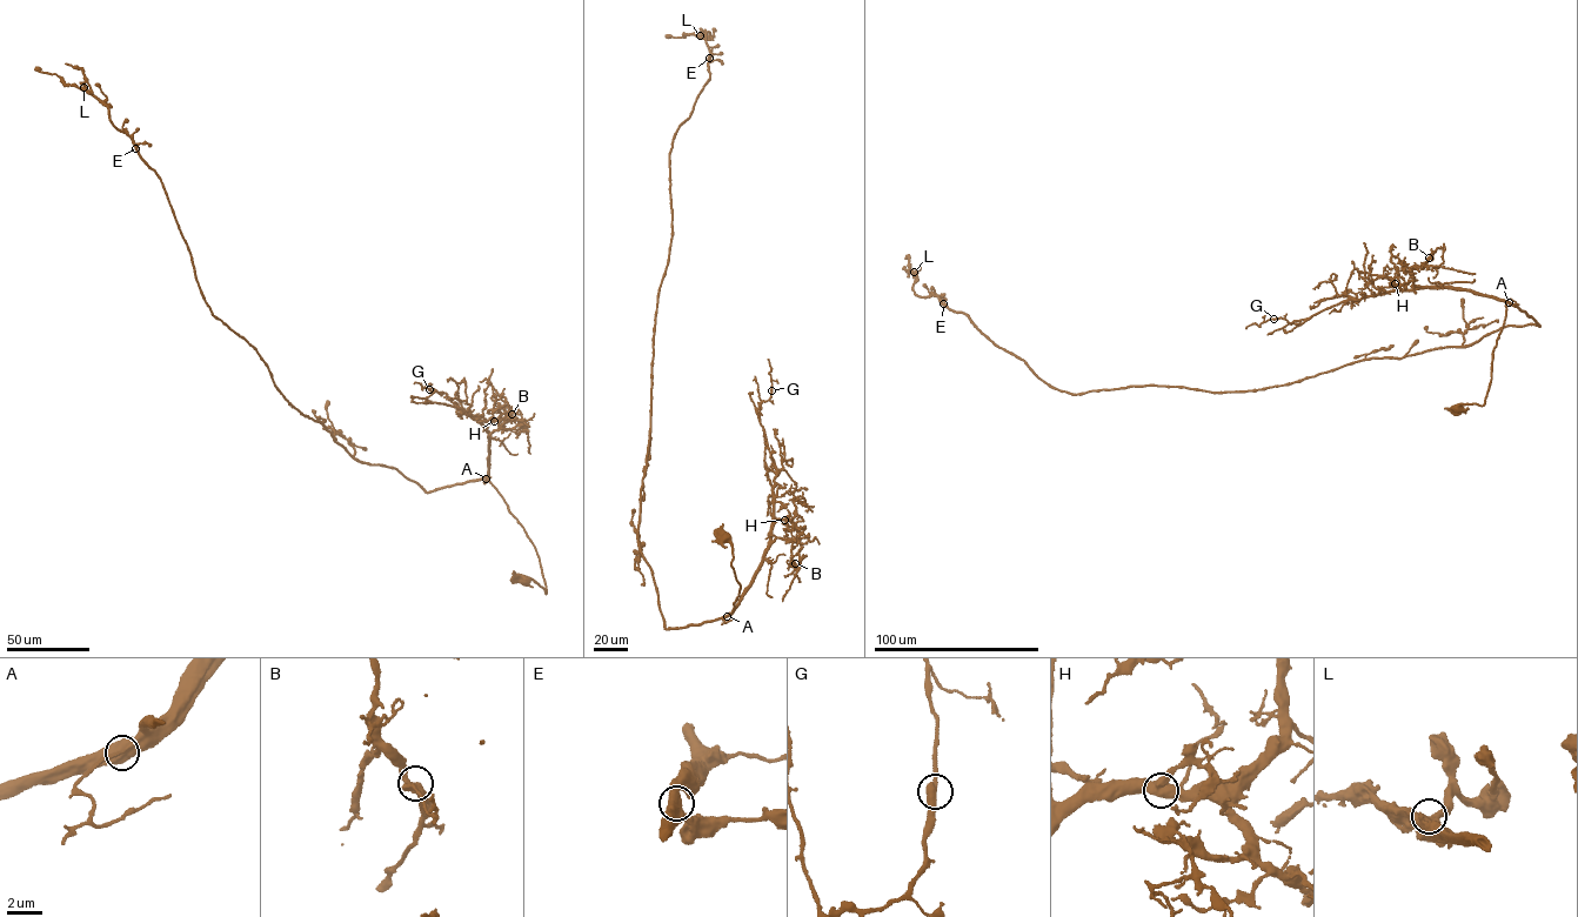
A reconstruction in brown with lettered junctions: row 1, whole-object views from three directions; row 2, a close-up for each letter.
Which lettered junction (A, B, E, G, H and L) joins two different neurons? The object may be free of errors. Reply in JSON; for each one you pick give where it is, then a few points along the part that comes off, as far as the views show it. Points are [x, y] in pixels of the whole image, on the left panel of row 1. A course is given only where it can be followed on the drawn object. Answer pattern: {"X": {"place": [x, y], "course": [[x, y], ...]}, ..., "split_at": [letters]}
{"split_at": []}

